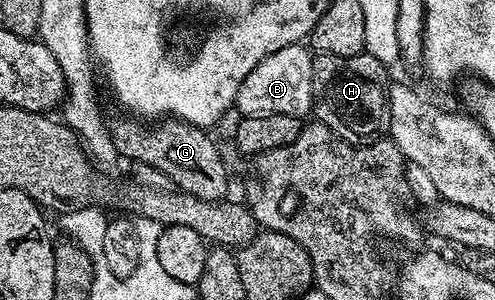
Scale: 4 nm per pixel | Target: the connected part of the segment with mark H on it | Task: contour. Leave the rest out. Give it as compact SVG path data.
M367 54L354 57L317 55L312 61L312 112L347 144L375 144L387 133L390 122L388 101L389 69Z

